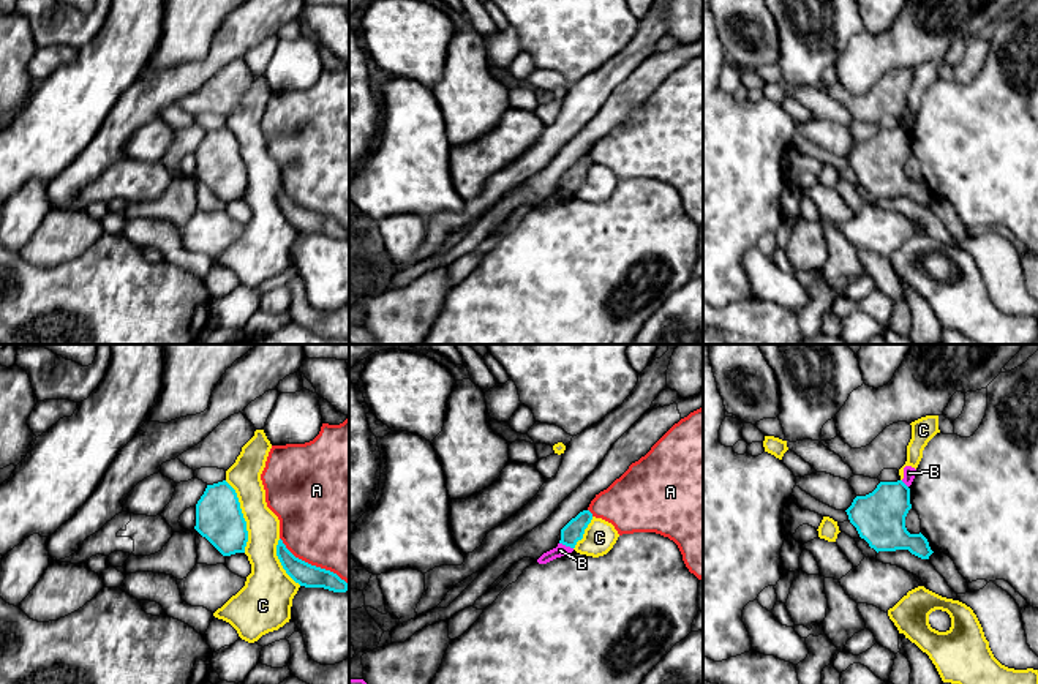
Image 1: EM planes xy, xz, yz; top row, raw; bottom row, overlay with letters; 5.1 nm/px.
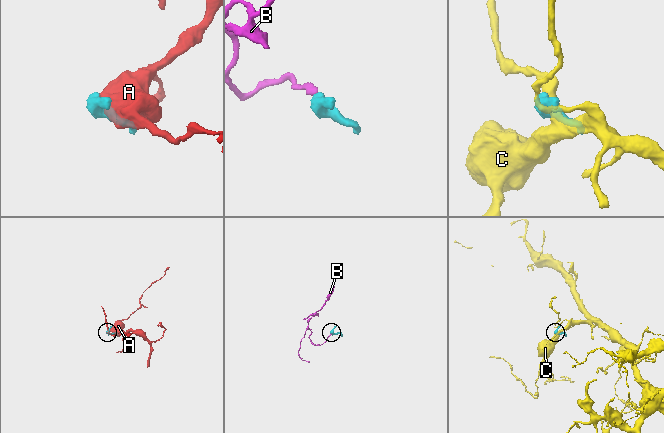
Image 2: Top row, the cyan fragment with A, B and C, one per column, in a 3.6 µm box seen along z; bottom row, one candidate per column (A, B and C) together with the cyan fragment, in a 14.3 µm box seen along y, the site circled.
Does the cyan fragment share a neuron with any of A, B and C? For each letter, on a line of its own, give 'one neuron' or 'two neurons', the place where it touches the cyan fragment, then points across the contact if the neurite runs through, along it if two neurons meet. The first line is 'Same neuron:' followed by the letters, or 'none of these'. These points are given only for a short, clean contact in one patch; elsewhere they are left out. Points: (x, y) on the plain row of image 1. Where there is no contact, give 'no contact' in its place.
Same neuron: none of these
A: two neurons | xy (313, 212)
B: two neurons | xz (566, 191) | along xz (560, 188), (572, 195)
C: two neurons | xy (242, 163)

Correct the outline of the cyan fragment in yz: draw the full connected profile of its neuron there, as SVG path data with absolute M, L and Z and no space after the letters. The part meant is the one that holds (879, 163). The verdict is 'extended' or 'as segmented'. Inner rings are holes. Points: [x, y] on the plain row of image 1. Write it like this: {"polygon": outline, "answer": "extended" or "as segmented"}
{"polygon": "M897 126L880 128L872 139L856 142L845 158L859 183L877 199L908 196L921 205L929 205L934 197L927 185L921 179L910 180L905 174L910 155L910 134Z", "answer": "as segmented"}

